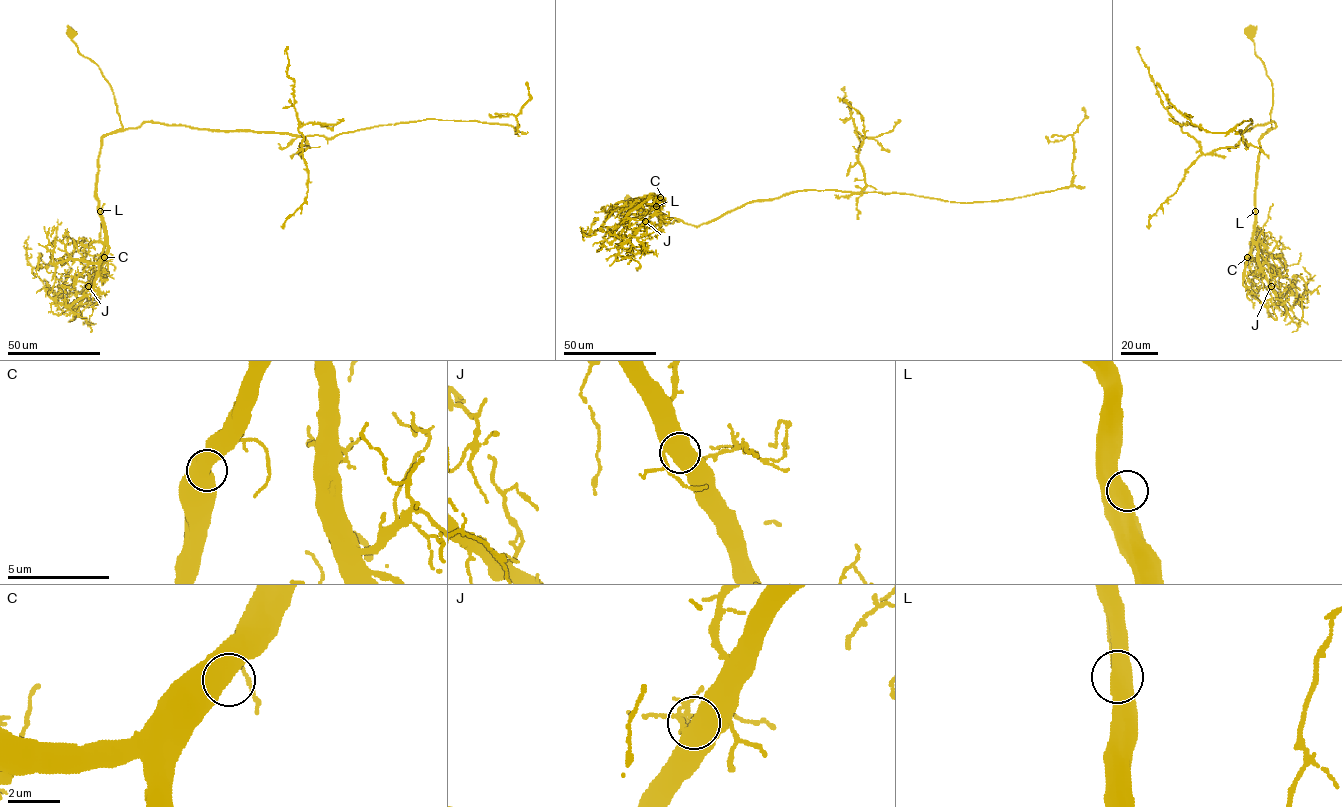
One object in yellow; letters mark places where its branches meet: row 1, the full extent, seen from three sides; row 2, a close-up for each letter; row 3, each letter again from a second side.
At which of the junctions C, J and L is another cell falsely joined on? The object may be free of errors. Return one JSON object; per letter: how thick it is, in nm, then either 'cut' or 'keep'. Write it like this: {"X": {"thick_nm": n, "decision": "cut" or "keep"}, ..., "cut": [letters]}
{"C": {"thick_nm": 800, "decision": "keep"}, "J": {"thick_nm": 800, "decision": "keep"}, "L": {"thick_nm": 800, "decision": "keep"}, "cut": []}

